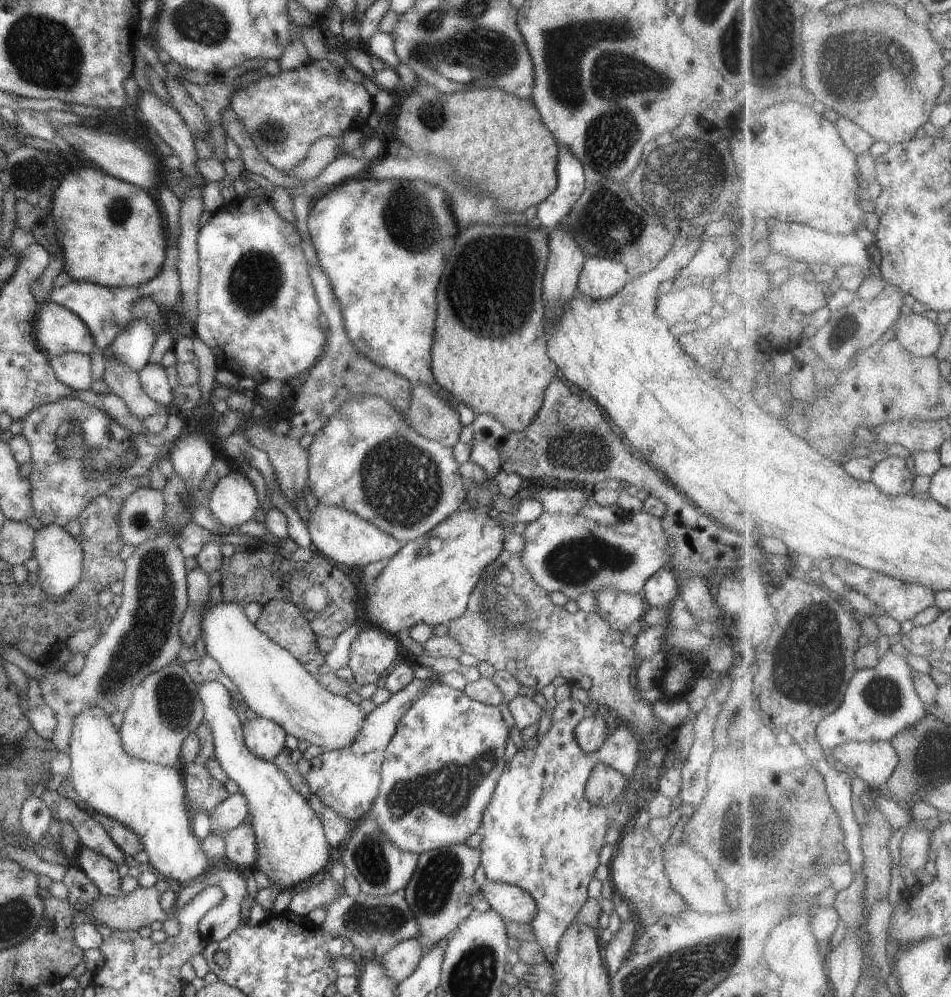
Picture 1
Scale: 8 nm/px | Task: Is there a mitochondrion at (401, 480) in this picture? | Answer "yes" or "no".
yes

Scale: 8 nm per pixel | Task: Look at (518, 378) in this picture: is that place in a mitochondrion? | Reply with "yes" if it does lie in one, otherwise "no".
no

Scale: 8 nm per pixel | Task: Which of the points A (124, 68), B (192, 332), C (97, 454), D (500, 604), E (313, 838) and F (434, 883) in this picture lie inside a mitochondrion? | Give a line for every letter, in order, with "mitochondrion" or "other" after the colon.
A: other
B: other
C: mitochondrion
D: mitochondrion
E: other
F: mitochondrion

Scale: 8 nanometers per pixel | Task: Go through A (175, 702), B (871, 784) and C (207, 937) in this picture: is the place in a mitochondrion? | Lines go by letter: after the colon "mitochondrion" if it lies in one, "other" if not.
A: mitochondrion
B: other
C: other

